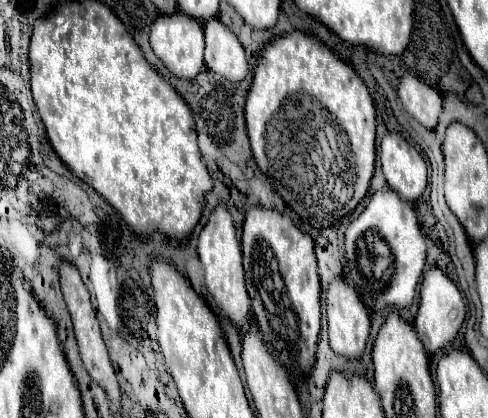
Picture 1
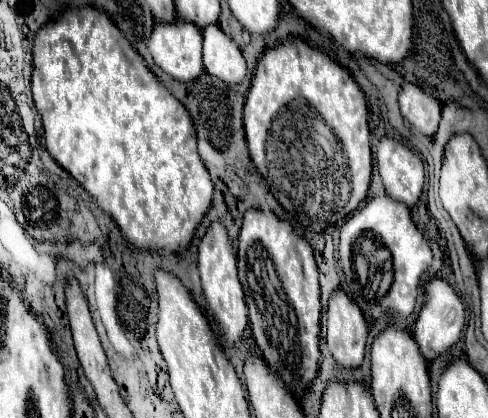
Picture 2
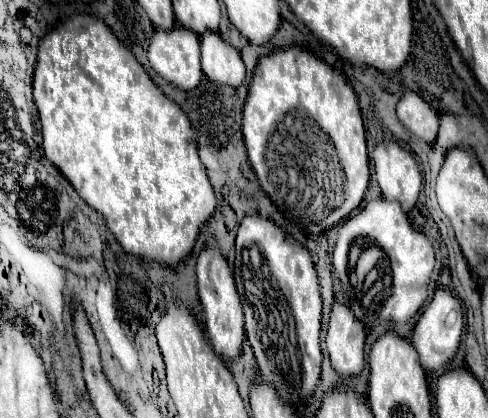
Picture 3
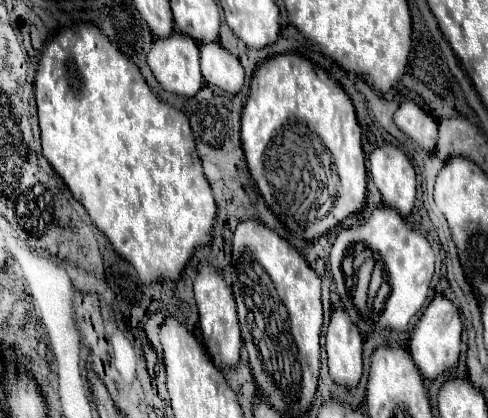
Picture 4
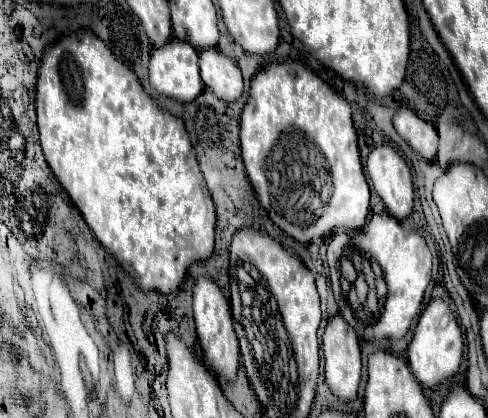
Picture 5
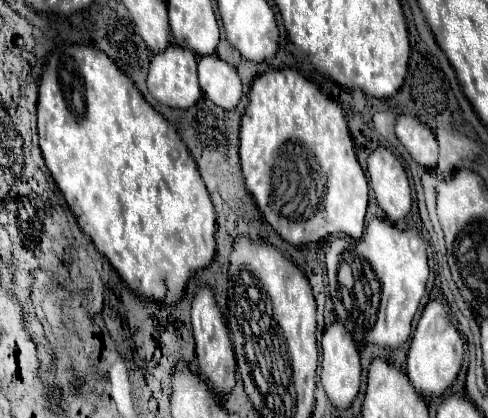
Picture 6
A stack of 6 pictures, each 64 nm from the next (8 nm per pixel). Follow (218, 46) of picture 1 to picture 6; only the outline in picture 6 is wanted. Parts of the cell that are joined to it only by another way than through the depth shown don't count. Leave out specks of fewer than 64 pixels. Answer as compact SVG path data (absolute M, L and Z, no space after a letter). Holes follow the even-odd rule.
M216 54L198 60L198 82L204 96L226 112L234 110L242 98L242 82L236 68Z

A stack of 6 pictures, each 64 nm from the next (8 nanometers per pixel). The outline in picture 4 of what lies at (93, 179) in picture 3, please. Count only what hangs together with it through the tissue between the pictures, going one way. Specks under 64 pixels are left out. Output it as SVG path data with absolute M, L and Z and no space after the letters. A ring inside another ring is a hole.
M86 22L64 28L44 44L34 92L42 152L72 196L86 208L94 226L110 240L116 254L136 268L142 284L176 282L194 250L212 244L216 220L212 188L204 178L188 118L164 104L148 88L136 64L120 54L94 24Z

